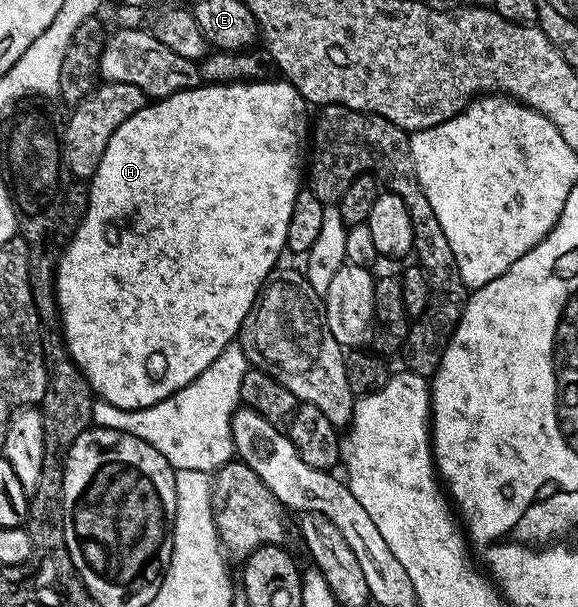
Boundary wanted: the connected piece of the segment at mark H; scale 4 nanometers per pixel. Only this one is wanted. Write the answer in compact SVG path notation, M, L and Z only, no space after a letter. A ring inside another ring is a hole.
M269 80L266 82L217 82L215 84L201 84L189 90L179 91L168 98L153 101L145 104L141 110L134 112L130 120L126 120L110 136L110 144L106 144L106 152L102 152L98 168L90 180L89 185L89 207L86 208L84 218L78 224L78 228L73 232L71 240L64 248L60 260L56 264L56 304L58 307L58 325L64 336L64 346L68 349L68 354L74 360L74 364L84 374L84 379L92 386L92 393L97 399L114 404L123 410L144 410L148 406L158 404L166 400L174 392L178 392L184 386L189 386L203 370L225 350L232 341L239 335L246 316L258 296L258 292L264 287L264 282L268 278L271 270L277 269L280 253L283 255L286 250L286 224L290 224L290 212L294 208L294 196L302 188L300 182L300 169L306 166L306 143L310 138L310 114L308 118L309 103L305 102L304 97L289 84L286 80Z

